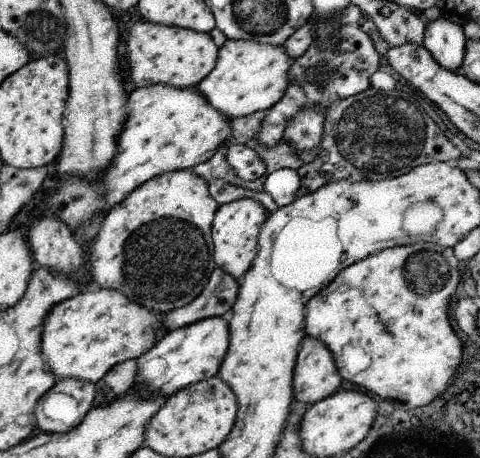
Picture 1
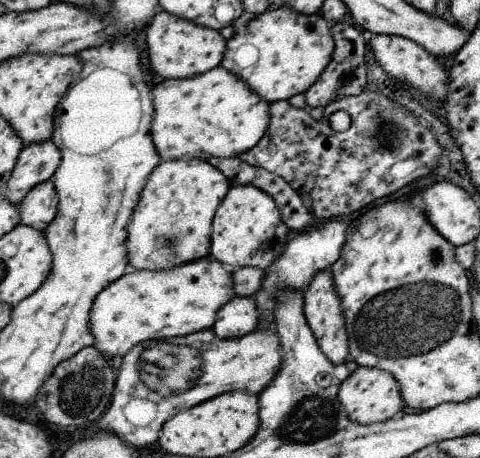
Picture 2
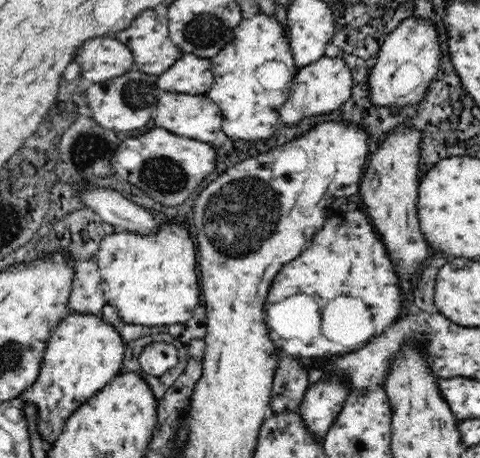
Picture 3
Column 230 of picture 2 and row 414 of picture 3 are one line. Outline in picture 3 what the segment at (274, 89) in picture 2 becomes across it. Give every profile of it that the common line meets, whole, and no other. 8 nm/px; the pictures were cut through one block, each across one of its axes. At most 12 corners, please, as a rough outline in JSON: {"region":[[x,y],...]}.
{"region":[[92,312],[52,330],[20,396],[56,442],[72,412],[120,376],[122,334]]}

